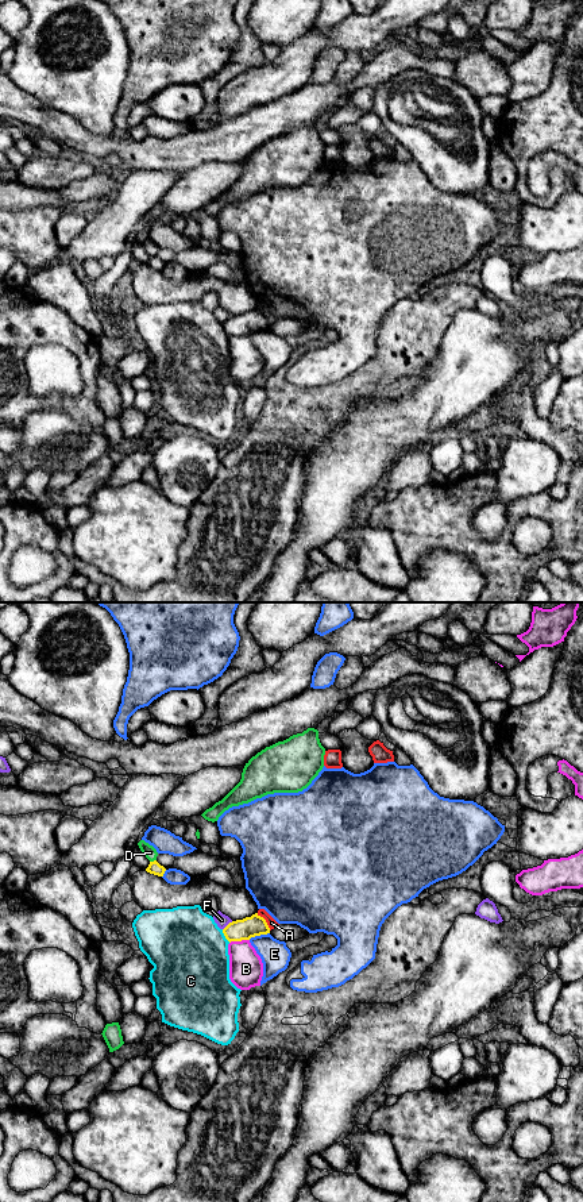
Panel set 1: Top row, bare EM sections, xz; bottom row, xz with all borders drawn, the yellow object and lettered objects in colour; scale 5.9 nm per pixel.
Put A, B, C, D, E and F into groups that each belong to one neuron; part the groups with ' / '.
A / B / C / D / E / F

